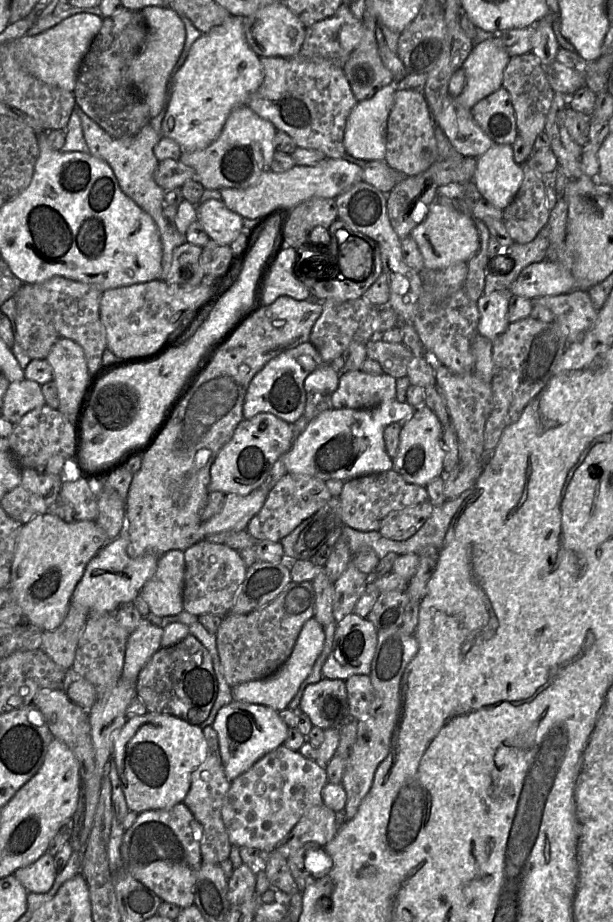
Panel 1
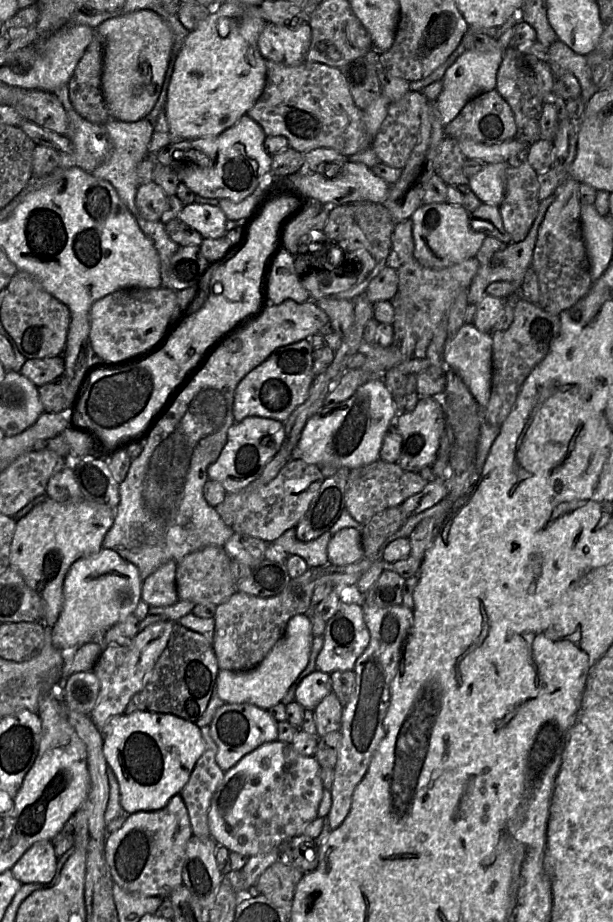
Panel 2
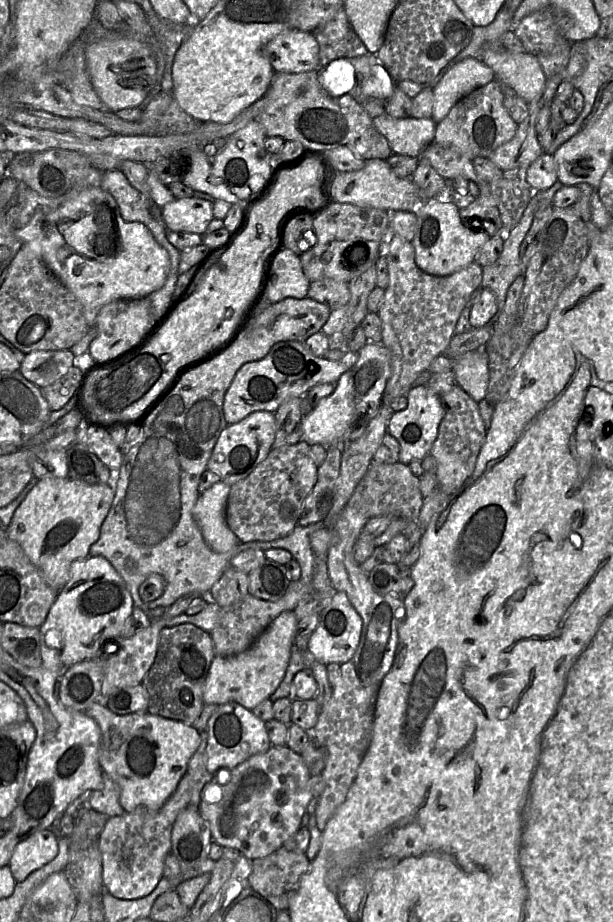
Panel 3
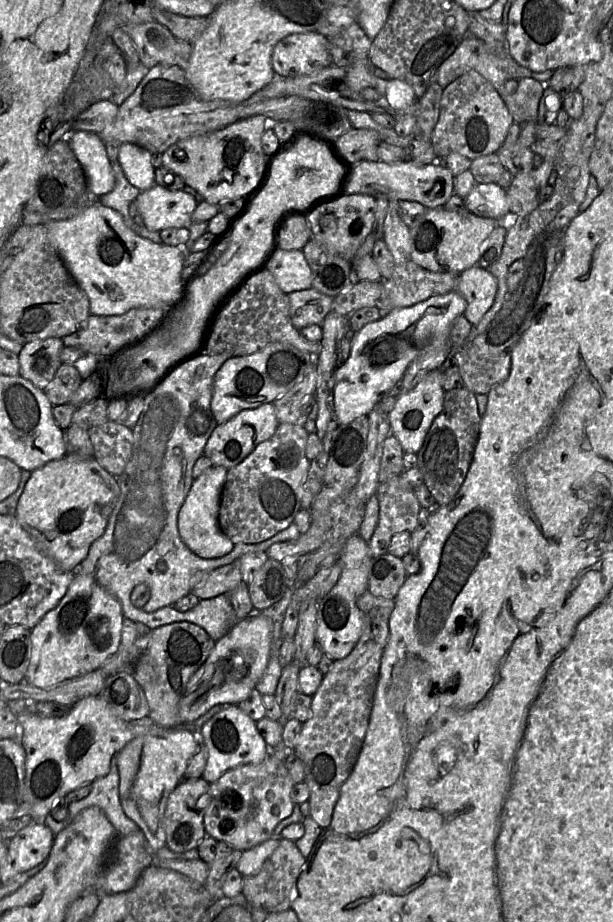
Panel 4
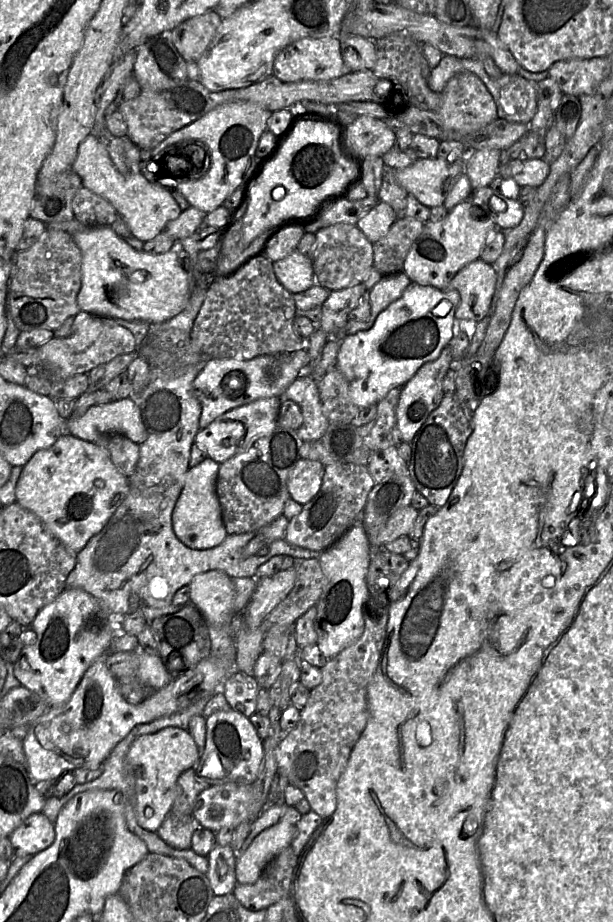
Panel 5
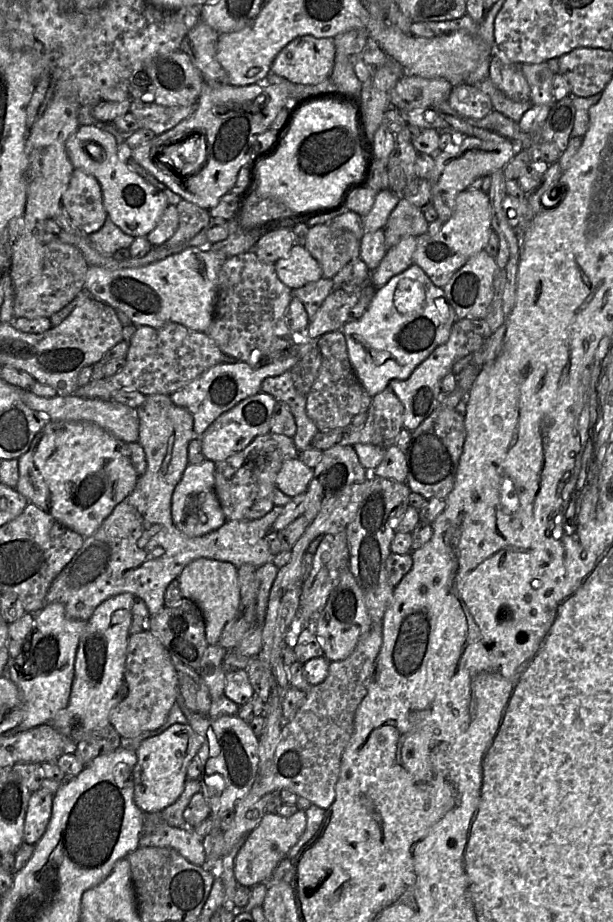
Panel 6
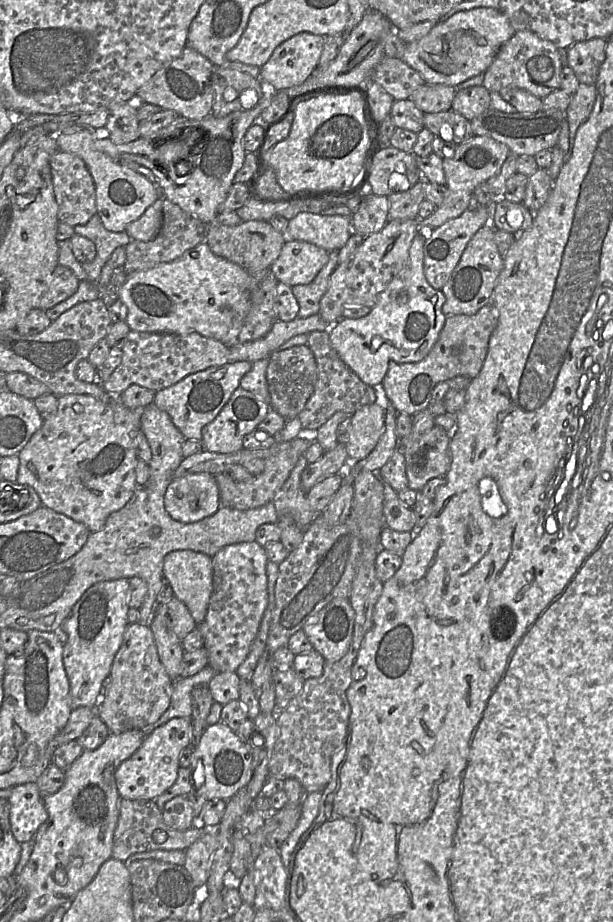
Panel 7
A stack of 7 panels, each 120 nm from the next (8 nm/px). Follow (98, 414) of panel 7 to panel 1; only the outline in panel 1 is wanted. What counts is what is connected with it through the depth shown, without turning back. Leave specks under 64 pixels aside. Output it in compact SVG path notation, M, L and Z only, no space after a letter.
M51 512L38 515L22 525L17 536L11 566L10 589L24 612L25 620L44 632L57 629L68 613L72 594L87 564L108 542L105 531L96 521L65 522Z

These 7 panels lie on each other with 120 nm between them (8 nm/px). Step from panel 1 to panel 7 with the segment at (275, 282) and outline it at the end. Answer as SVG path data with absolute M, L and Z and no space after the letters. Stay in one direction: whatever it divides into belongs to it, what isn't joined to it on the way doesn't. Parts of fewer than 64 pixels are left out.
M290 240L284 242L279 256L273 261L270 269L278 282L292 287L298 284L310 283L328 260L329 252L327 250L307 241Z

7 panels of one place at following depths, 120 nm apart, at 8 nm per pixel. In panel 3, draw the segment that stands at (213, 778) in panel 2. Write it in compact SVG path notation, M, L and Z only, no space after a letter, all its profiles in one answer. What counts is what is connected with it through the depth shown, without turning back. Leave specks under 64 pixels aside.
M207 730L199 731L199 733L201 735L202 742L195 754L192 756L187 770L187 775L190 778L190 784L192 787L189 806L196 808L200 807L205 786L210 783L214 777L214 775L207 769Z

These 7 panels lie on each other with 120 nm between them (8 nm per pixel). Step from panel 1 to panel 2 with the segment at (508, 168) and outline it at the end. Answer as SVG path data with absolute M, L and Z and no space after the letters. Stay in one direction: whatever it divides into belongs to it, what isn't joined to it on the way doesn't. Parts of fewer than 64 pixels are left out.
M507 162L486 164L472 176L469 186L475 195L486 204L499 207L505 192Z

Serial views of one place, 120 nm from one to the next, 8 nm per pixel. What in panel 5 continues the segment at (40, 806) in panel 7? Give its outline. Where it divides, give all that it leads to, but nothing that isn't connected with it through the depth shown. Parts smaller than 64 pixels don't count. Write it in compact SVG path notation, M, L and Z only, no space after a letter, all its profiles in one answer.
M42 812L28 816L9 836L14 857L34 856L48 848L54 839L54 824Z

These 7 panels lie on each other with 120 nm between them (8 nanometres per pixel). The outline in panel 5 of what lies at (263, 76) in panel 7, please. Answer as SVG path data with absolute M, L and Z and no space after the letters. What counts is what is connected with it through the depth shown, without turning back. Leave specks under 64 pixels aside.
M338 37L301 38L279 51L273 63L273 75L284 82L330 80L351 72L342 58Z

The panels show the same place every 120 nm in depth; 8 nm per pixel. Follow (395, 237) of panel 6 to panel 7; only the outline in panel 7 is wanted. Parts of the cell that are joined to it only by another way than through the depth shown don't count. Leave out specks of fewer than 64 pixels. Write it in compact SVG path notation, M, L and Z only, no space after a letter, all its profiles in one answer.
M420 179L409 190L388 195L388 219L418 218L419 205L425 199L425 182Z

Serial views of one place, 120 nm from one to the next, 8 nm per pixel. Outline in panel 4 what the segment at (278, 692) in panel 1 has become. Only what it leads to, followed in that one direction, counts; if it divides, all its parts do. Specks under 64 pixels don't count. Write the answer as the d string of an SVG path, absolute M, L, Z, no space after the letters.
M255 613L239 620L216 644L203 665L190 678L179 702L179 716L184 723L193 723L217 704L238 705L256 689L271 653L273 624L270 618Z

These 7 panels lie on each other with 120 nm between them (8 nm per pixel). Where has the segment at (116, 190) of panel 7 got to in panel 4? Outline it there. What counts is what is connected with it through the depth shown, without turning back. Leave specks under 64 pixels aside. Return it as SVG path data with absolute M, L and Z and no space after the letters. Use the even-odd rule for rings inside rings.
M75 131L65 138L81 164L94 197L110 193L116 184L114 172L104 142L98 134L90 131ZM159 185L140 192L134 201L144 226L159 233L170 228L189 228L197 205L189 193L166 190Z

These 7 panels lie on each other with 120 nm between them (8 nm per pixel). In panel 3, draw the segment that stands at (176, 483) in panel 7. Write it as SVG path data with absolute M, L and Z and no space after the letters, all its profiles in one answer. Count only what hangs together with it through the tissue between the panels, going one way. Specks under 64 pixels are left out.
M220 480L200 493L193 508L194 520L206 544L218 553L228 552L241 543L225 518L229 491L230 486Z

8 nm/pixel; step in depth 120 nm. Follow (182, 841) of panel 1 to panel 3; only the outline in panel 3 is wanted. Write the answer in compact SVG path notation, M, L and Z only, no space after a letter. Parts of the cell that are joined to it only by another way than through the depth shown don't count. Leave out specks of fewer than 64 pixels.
M187 773L168 801L156 811L138 810L110 817L99 835L104 889L115 898L134 900L149 895L163 877L165 858L172 851L171 834L178 815L190 805L192 787Z

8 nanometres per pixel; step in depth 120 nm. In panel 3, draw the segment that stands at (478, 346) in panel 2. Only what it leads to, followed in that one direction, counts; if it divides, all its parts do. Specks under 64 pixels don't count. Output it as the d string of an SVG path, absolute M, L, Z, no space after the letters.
M484 348L458 356L453 371L460 385L477 403L486 397L489 383L489 361Z

